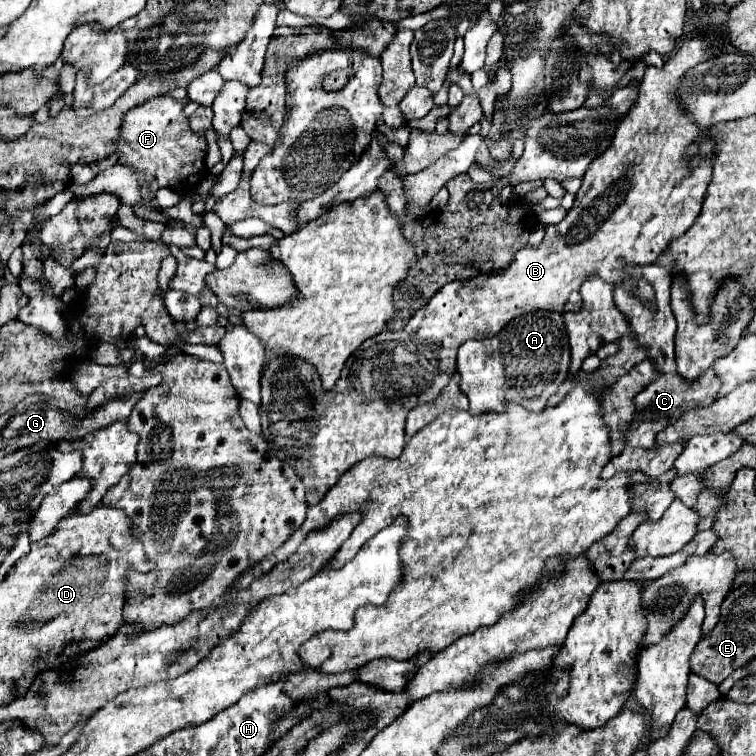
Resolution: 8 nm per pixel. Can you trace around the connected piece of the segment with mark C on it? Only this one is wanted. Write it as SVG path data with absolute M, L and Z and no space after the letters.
M709 369L701 379L697 379L697 383L685 383L679 375L659 375L651 385L647 385L633 399L635 415L625 429L627 445L629 447L641 447L641 449L653 447L657 433L663 431L669 423L675 423L685 411L695 409L697 405L709 405L711 399L715 399L715 391L719 385L721 383L717 383L713 369Z

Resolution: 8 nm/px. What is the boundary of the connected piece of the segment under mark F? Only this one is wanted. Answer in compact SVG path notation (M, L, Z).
M159 95L155 99L149 99L147 103L133 107L131 111L127 111L123 123L121 123L121 135L117 139L117 151L113 151L107 157L107 165L127 165L133 167L141 179L139 179L139 187L145 199L153 197L161 187L167 189L179 189L185 193L179 195L187 195L187 191L193 191L203 179L205 179L205 153L207 153L207 141L201 141L197 133L191 131L189 127L189 117L183 113L185 109L185 101L177 101L169 95Z

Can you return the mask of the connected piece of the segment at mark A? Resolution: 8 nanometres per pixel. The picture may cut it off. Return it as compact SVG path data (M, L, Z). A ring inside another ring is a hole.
M549 311L527 313L513 319L491 339L465 341L459 347L457 371L461 375L459 387L467 395L473 415L503 413L503 401L517 403L527 411L541 411L569 373L569 343L563 315Z

